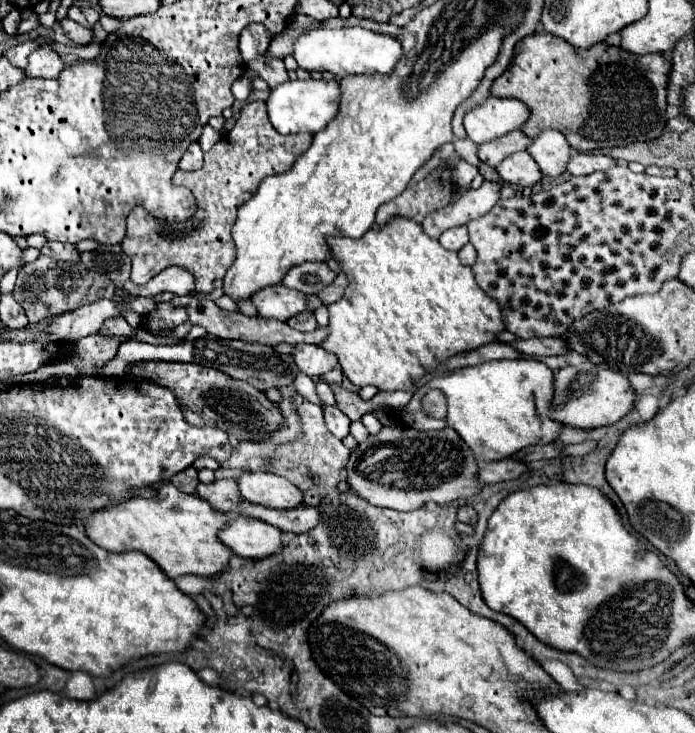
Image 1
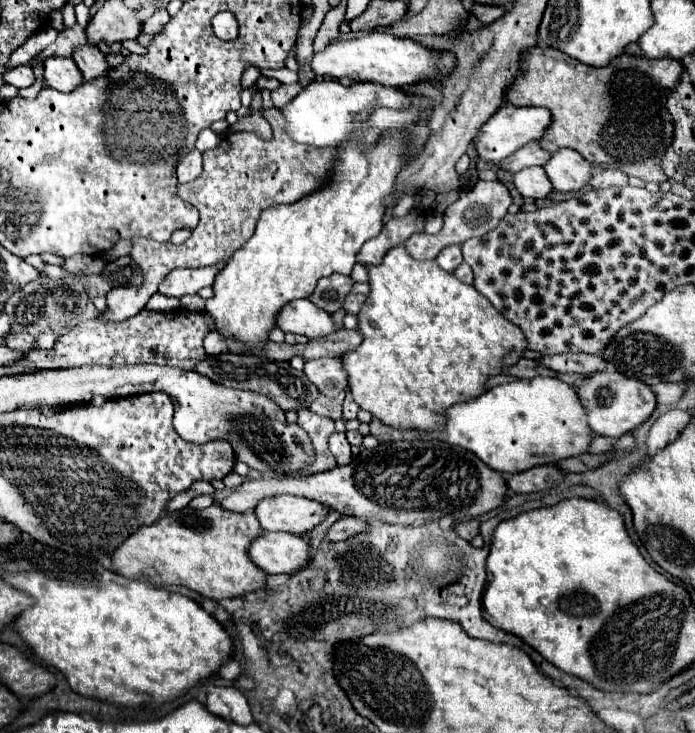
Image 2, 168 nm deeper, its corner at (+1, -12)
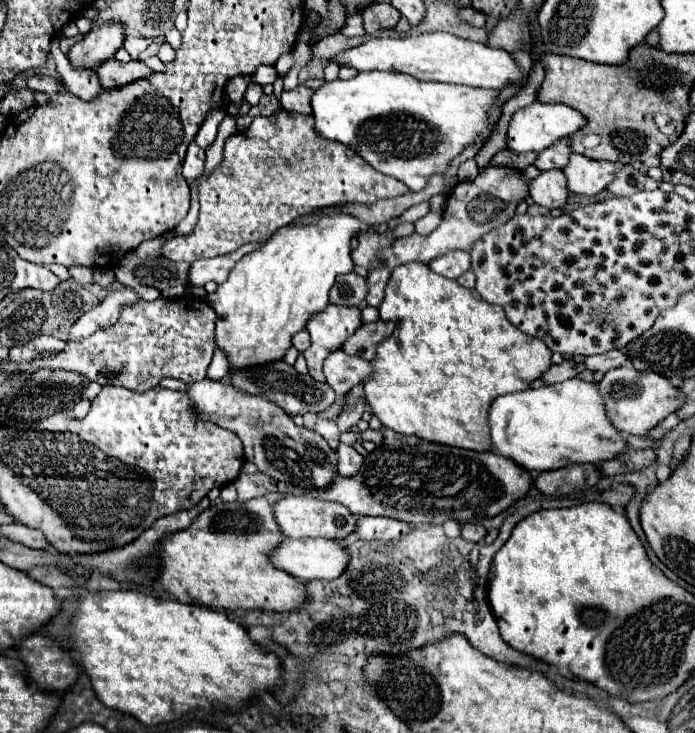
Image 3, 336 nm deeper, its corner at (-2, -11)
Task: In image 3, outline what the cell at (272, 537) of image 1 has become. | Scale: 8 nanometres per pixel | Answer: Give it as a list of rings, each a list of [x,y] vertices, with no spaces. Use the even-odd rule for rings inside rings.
[[[284,539],[280,547],[270,555],[270,559],[278,569],[284,569],[286,573],[306,583],[314,579],[324,579],[324,581],[336,579],[338,575],[344,573],[350,561],[348,551],[332,539]]]

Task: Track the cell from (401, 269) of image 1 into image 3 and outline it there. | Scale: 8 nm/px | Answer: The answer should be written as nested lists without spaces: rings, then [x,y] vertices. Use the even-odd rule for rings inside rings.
[[[424,263],[396,267],[378,309],[380,317],[384,321],[396,321],[398,329],[378,347],[378,355],[372,361],[374,373],[364,381],[364,391],[372,413],[384,427],[394,429],[396,433],[416,435],[424,441],[450,447],[490,451],[488,409],[492,401],[498,395],[530,389],[530,385],[552,367],[552,351],[544,347],[544,341],[514,327],[502,307],[486,301],[482,303],[482,297],[476,291],[472,293],[472,289],[436,275]]]

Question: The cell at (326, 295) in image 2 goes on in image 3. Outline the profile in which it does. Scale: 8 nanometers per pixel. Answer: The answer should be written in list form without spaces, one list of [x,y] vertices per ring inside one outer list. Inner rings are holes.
[[[346,273],[344,277],[336,277],[336,283],[330,291],[330,303],[336,305],[360,305],[368,295],[366,279],[358,273]]]

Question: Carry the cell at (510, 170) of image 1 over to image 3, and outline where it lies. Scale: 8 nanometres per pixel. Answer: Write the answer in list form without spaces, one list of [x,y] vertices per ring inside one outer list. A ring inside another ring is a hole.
[[[560,169],[542,171],[532,183],[530,183],[530,197],[536,205],[546,209],[562,209],[568,199],[568,187],[566,177]]]

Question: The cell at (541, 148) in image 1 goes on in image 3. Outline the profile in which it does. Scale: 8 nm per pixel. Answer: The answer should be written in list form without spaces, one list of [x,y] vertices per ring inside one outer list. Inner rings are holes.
[[[580,153],[570,157],[564,175],[568,179],[568,189],[578,195],[596,195],[606,189],[606,185],[614,179],[618,165],[610,161],[594,161]]]

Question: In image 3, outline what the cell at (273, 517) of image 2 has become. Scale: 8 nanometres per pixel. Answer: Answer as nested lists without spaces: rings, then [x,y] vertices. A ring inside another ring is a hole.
[[[286,495],[280,501],[276,501],[276,521],[282,529],[282,533],[290,539],[306,539],[306,537],[324,537],[324,539],[344,539],[350,533],[356,531],[360,515],[354,515],[348,511],[348,507],[334,503],[334,501],[324,501],[316,499],[310,495]]]

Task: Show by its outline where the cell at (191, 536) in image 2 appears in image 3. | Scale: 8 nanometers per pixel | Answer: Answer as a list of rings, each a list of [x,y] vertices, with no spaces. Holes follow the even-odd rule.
[[[254,497],[244,503],[210,505],[192,527],[166,537],[160,543],[162,575],[158,583],[180,603],[224,609],[262,609],[288,613],[306,599],[306,583],[276,569],[270,553],[284,541],[268,497]]]

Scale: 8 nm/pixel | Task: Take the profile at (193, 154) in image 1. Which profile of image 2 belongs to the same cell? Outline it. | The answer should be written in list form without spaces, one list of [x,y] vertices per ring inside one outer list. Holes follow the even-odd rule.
[[[193,148],[177,166],[177,180],[179,182],[193,182],[201,176],[203,172],[203,160],[201,160],[201,152],[197,148]]]

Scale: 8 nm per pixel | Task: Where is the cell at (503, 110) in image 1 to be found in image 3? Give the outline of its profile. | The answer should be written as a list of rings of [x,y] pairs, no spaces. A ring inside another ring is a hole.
[[[534,101],[532,105],[518,109],[510,121],[508,127],[508,149],[516,151],[516,153],[526,153],[526,151],[544,151],[546,147],[554,145],[556,141],[574,135],[578,129],[582,129],[586,125],[586,117],[580,111],[574,111],[568,105],[552,105],[552,103],[540,103]]]

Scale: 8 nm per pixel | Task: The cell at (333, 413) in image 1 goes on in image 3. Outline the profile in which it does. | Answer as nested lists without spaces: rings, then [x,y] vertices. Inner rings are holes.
[[[338,445],[338,473],[342,477],[354,477],[364,463],[364,457],[358,455],[350,445]]]

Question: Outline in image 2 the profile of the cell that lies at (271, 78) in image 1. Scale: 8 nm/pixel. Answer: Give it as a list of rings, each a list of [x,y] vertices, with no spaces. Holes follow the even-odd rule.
[[[281,84],[277,90],[271,92],[271,100],[275,104],[275,108],[285,106],[293,96],[297,96],[297,92],[301,92],[299,84]]]

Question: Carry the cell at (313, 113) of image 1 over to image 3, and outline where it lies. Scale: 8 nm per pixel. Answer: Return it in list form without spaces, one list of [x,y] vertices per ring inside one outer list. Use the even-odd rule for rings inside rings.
[[[368,71],[358,73],[356,77],[342,81],[328,81],[312,97],[316,131],[332,141],[340,141],[352,149],[358,147],[358,155],[370,163],[376,171],[396,177],[406,183],[412,191],[426,187],[428,177],[442,173],[454,157],[458,157],[468,145],[474,145],[478,139],[488,141],[494,133],[494,123],[488,121],[490,111],[500,103],[500,93],[494,89],[478,89],[466,85],[450,85],[436,81],[420,81],[404,73],[384,73]]]

